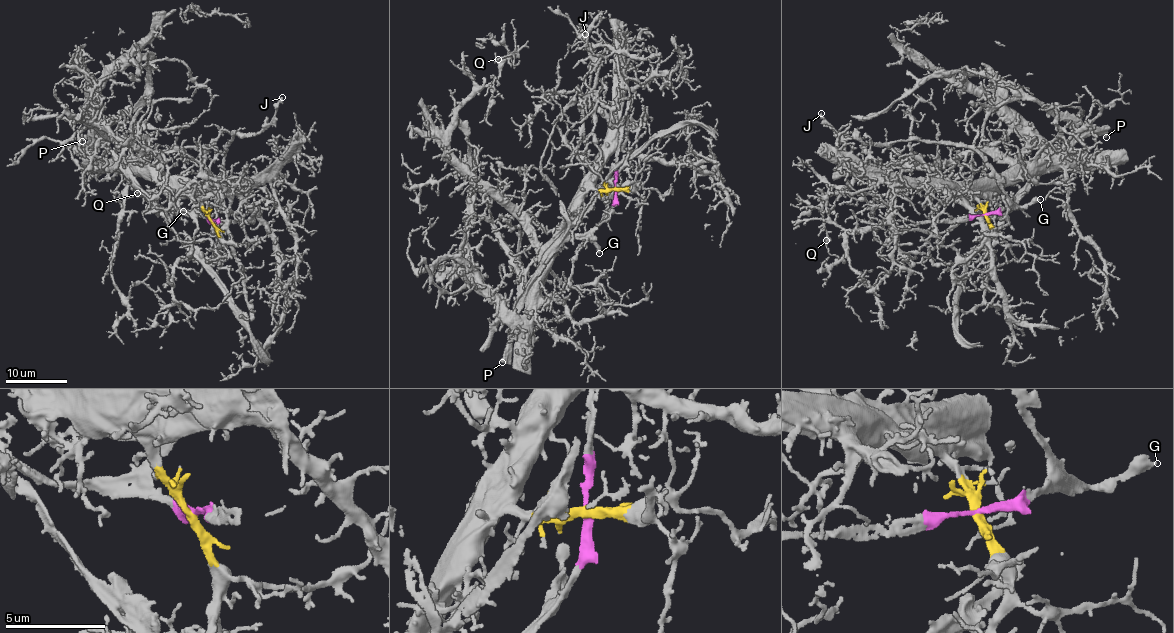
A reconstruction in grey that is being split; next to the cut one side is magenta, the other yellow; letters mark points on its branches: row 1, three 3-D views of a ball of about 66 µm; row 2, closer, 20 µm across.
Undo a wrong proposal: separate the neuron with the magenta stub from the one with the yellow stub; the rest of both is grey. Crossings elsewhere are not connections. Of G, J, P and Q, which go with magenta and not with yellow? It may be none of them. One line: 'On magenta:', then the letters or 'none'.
On magenta: G, J, P

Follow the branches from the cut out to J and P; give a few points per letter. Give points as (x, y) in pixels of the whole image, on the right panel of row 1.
J: (985, 214), (998, 214), (1006, 195), (995, 173), (970, 148), (919, 140), (862, 143), (839, 135), (821, 112)
P: (985, 214), (999, 214), (1015, 205), (1016, 209), (1014, 205), (1026, 188), (1081, 138), (1093, 133), (1105, 137)

